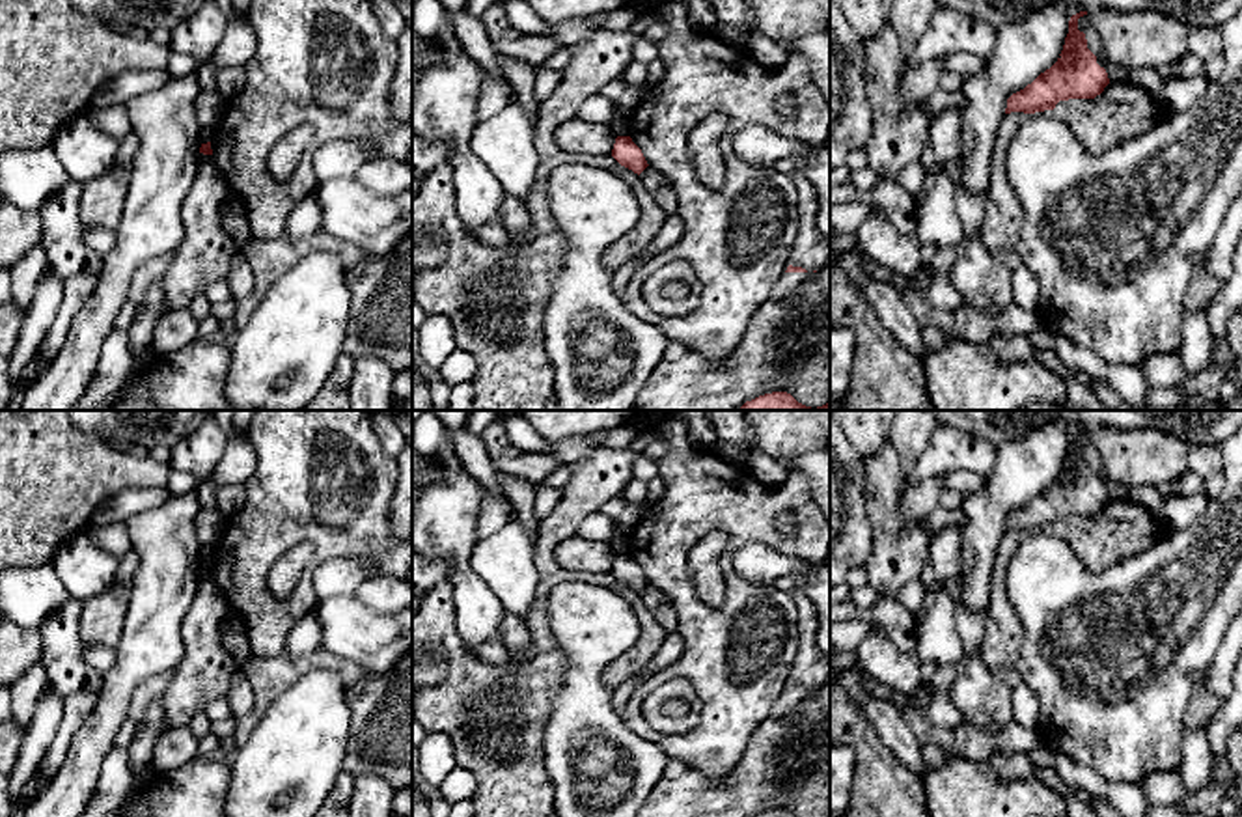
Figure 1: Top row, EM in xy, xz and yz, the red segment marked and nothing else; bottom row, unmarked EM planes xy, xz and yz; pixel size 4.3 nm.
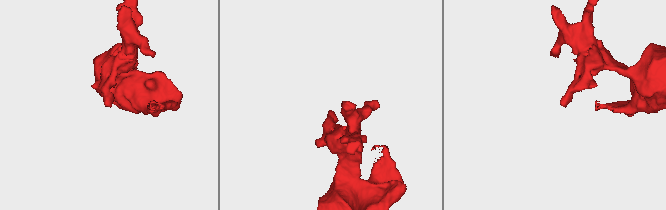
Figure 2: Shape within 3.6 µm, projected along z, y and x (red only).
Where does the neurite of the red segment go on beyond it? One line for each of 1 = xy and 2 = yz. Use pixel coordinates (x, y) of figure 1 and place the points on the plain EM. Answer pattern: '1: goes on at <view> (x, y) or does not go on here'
1: does not go on here
2: does not go on here

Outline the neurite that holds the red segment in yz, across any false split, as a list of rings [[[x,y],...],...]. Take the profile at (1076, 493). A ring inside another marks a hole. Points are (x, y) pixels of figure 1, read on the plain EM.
[[[1087,429],[1070,435],[1057,479],[1024,507],[1013,511],[1007,517],[1005,532],[1054,528],[1059,519],[1095,517],[1104,509],[1110,502],[1108,491],[1087,466],[1085,451],[1078,448],[1078,436],[1083,433]]]

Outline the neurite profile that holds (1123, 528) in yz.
[[[1128,498],[1110,500],[1095,517],[1059,519],[1052,530],[1093,573],[1149,548],[1169,532],[1156,513]]]

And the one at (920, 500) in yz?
[[[940,476],[914,483],[901,504],[901,513],[908,519],[919,520],[940,507],[942,483]]]

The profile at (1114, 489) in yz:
[[[1089,448],[1085,451],[1085,457],[1087,457],[1087,466],[1097,474],[1097,478],[1102,479],[1106,491],[1108,491],[1108,496],[1110,500],[1115,500],[1115,498],[1128,498],[1128,492],[1130,492],[1130,487],[1126,485],[1121,485],[1121,483],[1115,483],[1115,481],[1110,481],[1106,476],[1104,476],[1104,470],[1102,470],[1102,463],[1098,459],[1098,453]]]

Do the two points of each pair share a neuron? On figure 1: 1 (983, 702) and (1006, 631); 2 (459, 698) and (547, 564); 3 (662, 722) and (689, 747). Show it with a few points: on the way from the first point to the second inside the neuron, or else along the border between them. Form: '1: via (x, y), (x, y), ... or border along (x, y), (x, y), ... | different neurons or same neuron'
1: border along (983, 629), (981, 659), (998, 674) | different neurons
2: via (502, 692), (539, 655), (539, 607) | same neuron
3: border along (640, 709), (670, 733), (700, 722) | different neurons

